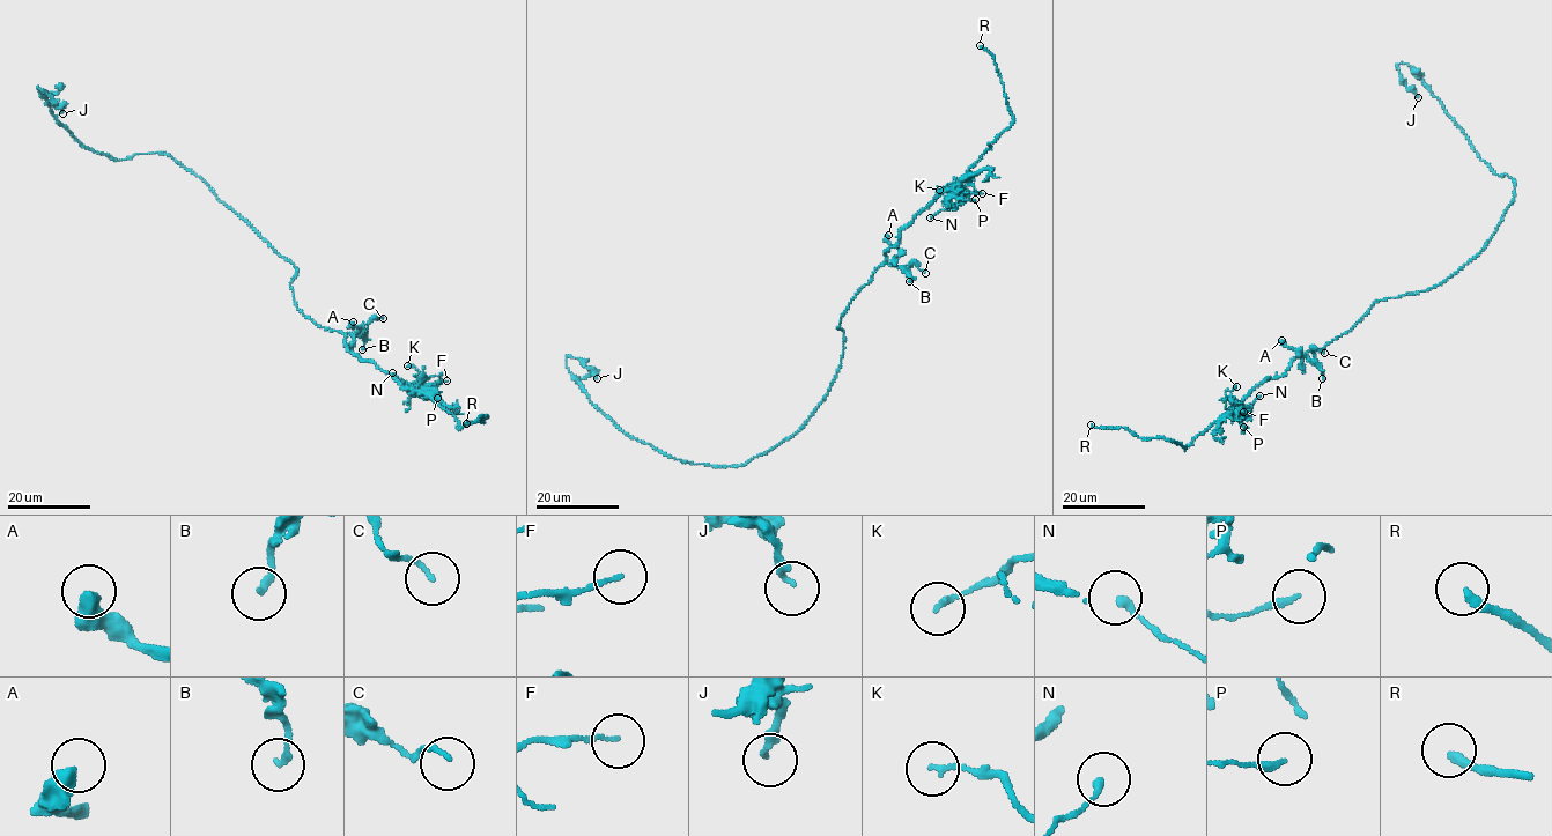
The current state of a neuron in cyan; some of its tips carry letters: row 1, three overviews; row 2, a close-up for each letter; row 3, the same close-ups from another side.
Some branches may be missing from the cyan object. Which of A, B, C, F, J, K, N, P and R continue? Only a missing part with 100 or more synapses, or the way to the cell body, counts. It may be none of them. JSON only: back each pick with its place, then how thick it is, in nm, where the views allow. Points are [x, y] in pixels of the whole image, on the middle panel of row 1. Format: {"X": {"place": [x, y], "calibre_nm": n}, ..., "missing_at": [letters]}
{"R": {"place": [980, 45], "calibre_nm": 260}, "missing_at": ["R"]}

